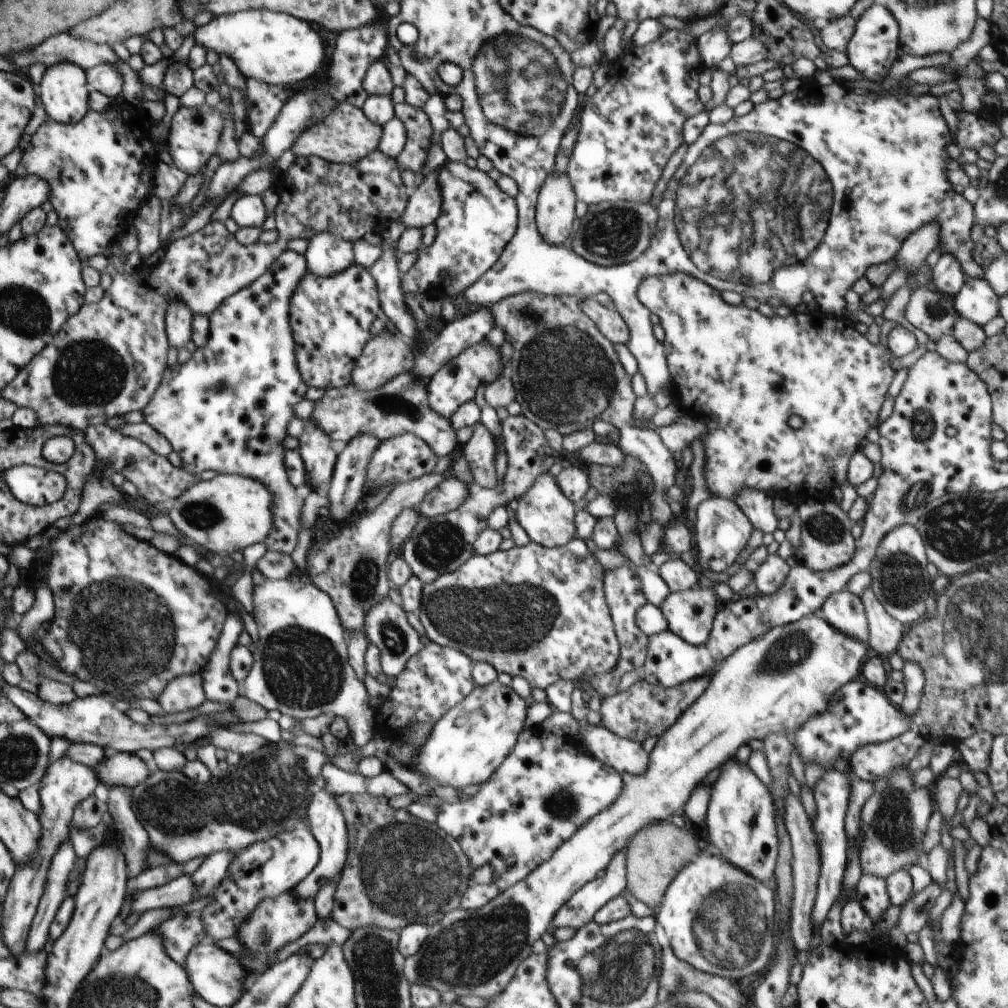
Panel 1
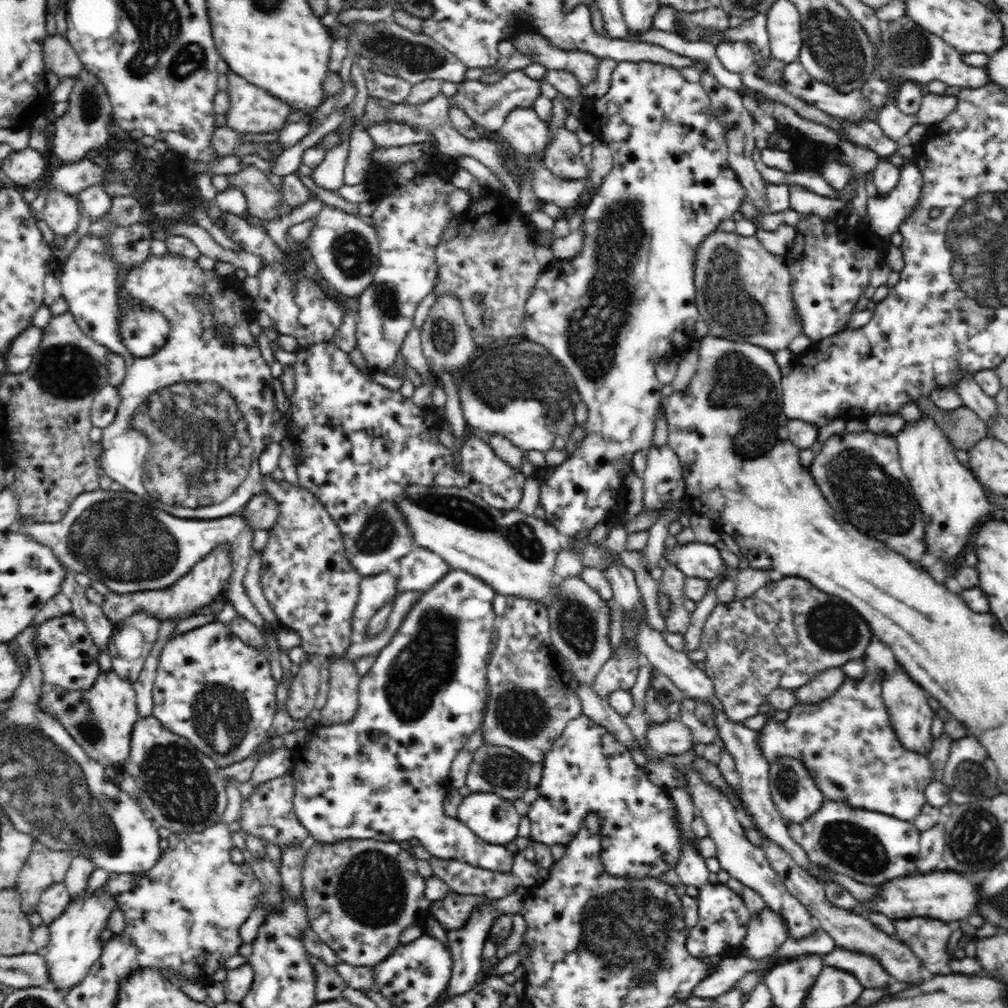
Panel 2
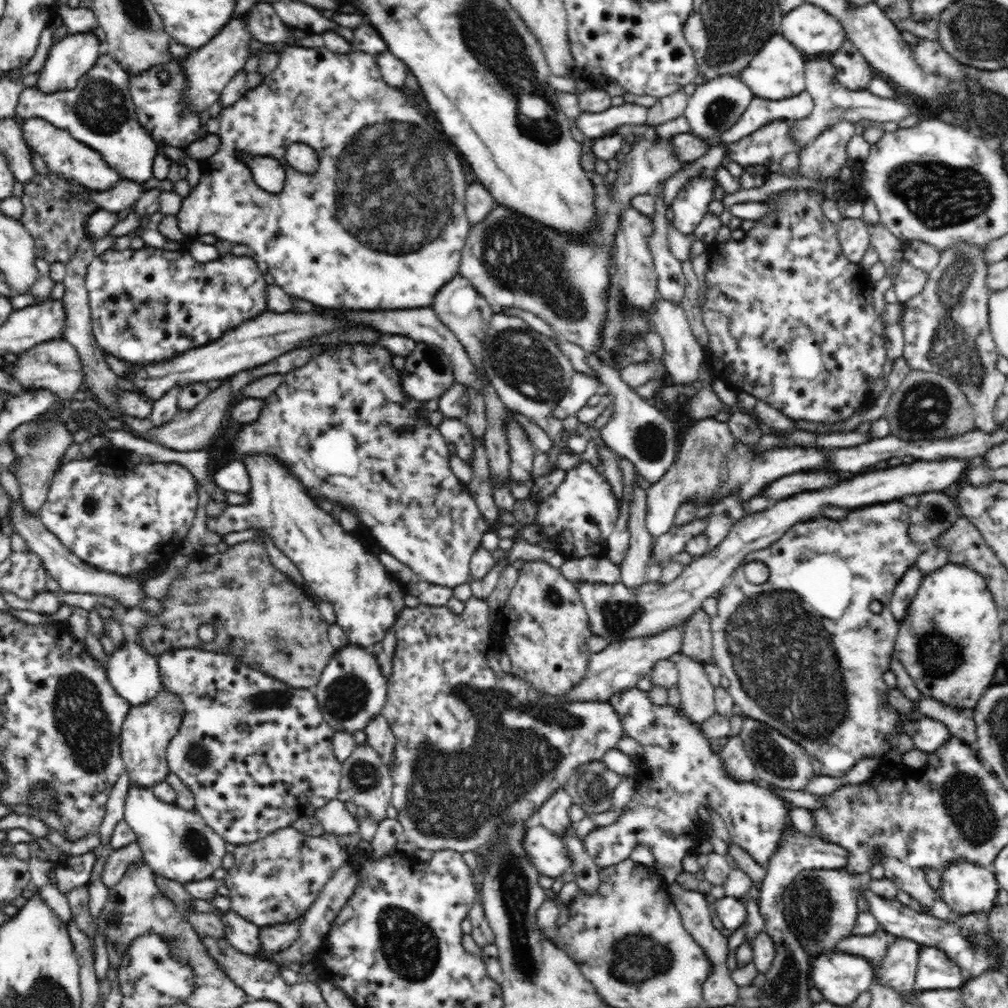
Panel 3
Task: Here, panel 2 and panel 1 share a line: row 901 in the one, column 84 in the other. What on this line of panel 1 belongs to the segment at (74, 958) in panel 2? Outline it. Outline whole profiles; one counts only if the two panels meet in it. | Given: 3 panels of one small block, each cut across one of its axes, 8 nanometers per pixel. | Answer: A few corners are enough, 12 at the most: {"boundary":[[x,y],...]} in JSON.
{"boundary":[[48,67],[39,97],[53,125],[88,113],[84,69]]}

